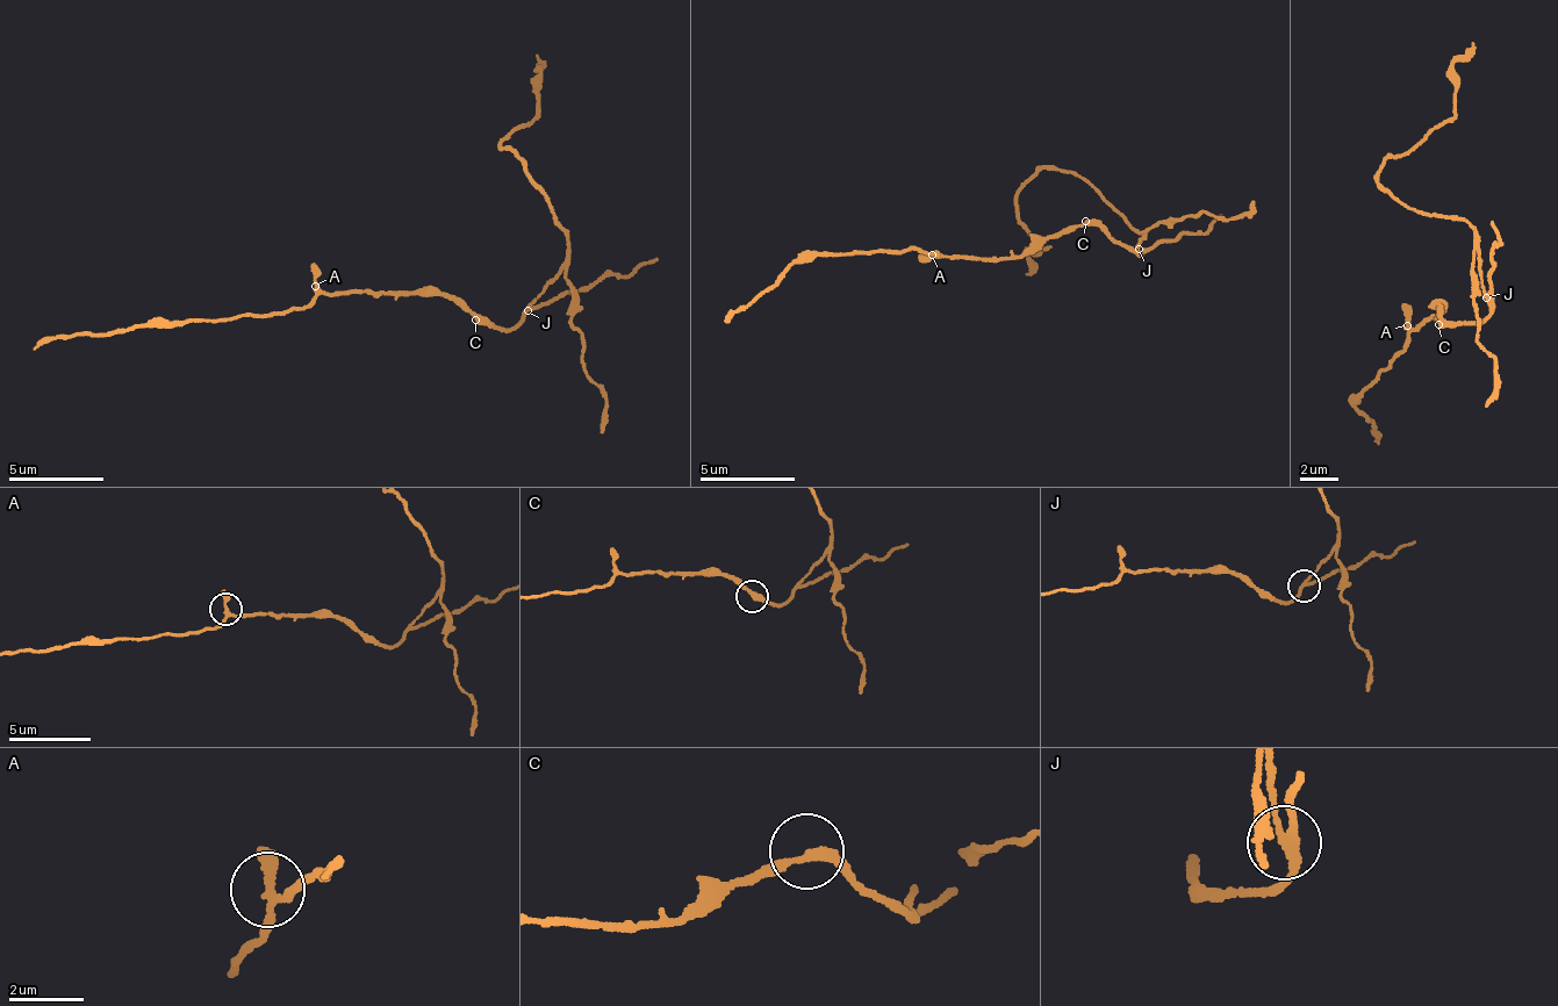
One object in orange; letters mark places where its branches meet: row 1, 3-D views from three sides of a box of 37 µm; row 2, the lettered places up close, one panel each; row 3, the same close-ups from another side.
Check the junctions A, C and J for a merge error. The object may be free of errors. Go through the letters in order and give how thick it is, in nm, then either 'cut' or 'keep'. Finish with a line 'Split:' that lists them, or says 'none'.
A: 200 nm | keep
C: 280 nm | keep
J: 190 nm | cut
Split: J

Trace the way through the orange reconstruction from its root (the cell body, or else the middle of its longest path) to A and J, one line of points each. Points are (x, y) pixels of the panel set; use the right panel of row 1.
A: (1444, 320), (1438, 317), (1441, 307), (1445, 309), (1436, 313), (1438, 318), (1409, 329), (1407, 325)
J: (1444, 320), (1447, 323), (1485, 317), (1485, 296)

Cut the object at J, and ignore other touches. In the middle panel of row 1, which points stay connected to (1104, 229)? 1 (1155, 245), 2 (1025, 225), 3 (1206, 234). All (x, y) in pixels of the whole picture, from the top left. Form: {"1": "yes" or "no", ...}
{"1": "yes", "2": "no", "3": "yes"}

